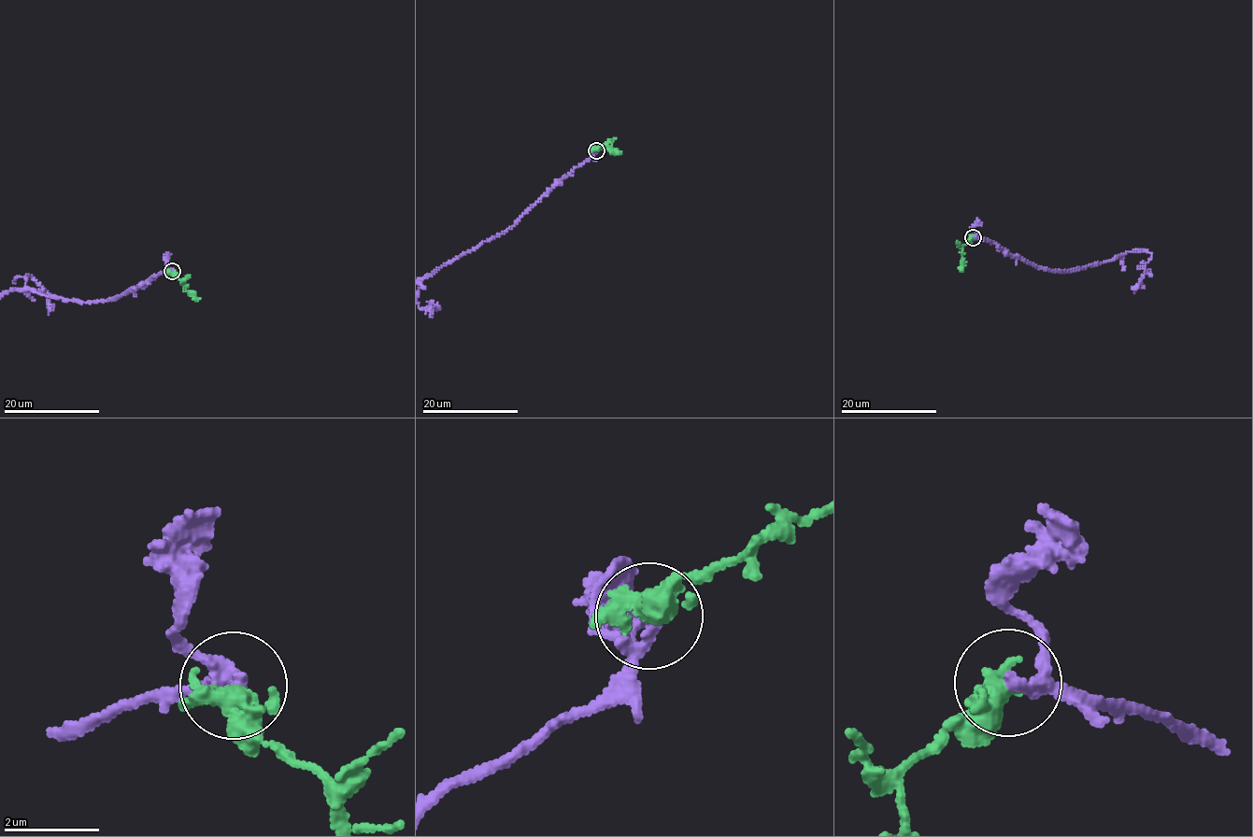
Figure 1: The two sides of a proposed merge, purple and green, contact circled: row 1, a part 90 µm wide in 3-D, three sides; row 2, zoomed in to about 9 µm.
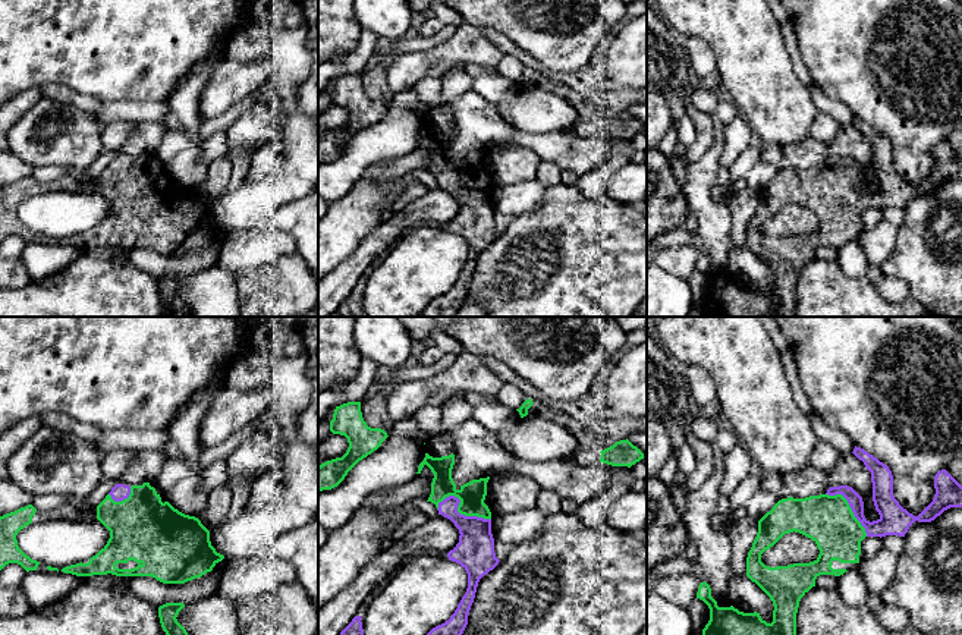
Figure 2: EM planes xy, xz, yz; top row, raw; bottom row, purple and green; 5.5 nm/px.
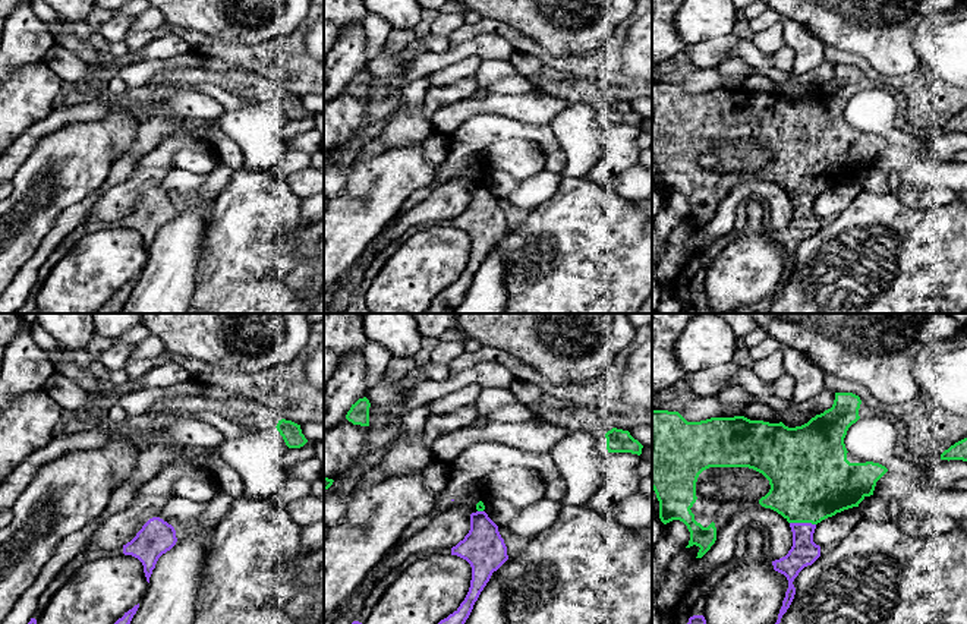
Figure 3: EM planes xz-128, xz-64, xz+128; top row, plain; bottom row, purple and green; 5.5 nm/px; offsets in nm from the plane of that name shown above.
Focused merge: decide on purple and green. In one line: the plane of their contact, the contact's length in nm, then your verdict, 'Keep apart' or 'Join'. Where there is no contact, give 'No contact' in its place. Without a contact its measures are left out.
Touches purple in xz. Shared border 300 nm. Join

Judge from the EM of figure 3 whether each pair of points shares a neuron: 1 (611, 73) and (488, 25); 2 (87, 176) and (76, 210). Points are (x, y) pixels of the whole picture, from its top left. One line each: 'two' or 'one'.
1: one
2: two

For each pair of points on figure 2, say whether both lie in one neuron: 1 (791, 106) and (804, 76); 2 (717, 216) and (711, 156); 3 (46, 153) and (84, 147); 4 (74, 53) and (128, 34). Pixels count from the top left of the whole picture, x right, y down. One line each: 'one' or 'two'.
1: two
2: one
3: one
4: one

